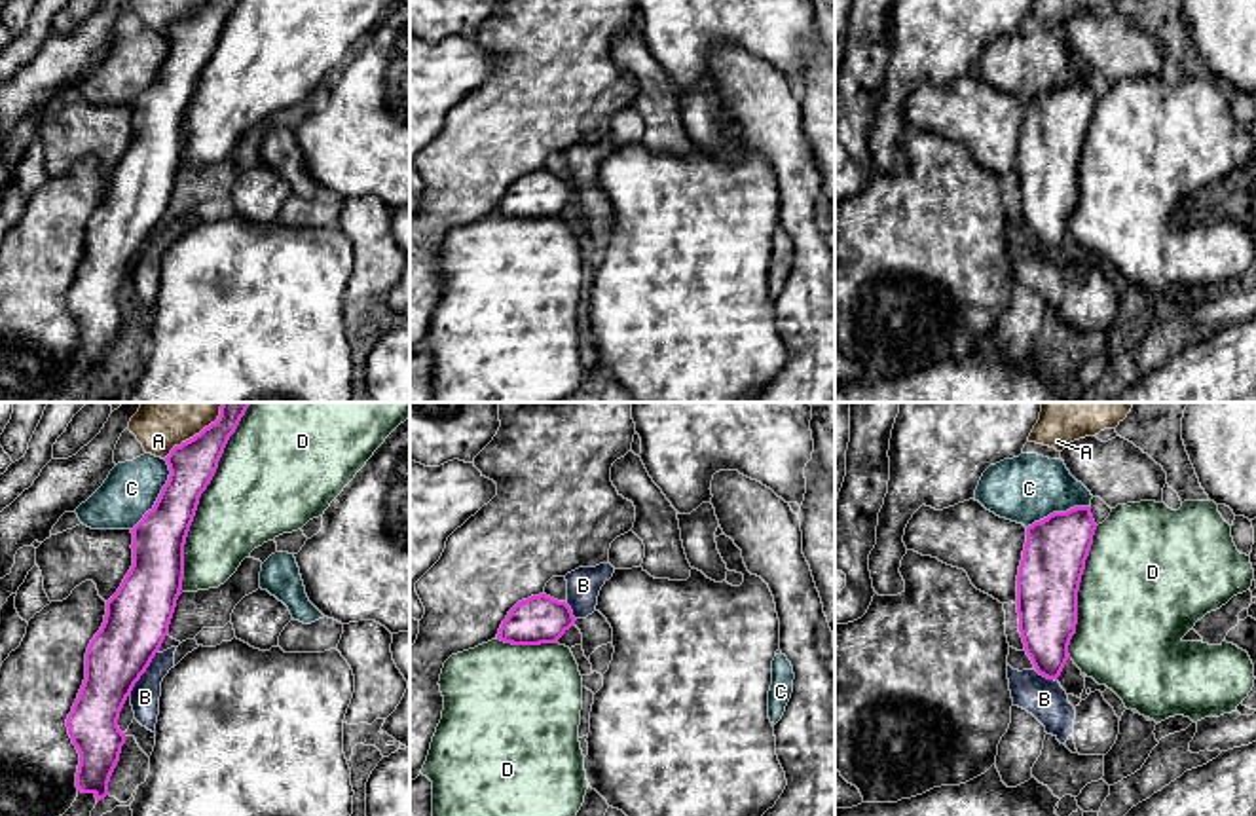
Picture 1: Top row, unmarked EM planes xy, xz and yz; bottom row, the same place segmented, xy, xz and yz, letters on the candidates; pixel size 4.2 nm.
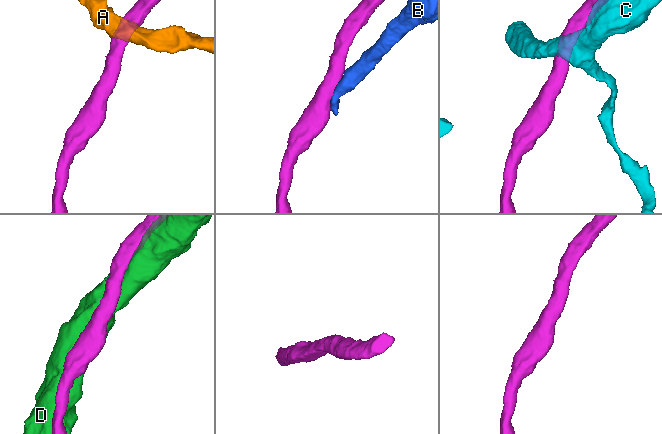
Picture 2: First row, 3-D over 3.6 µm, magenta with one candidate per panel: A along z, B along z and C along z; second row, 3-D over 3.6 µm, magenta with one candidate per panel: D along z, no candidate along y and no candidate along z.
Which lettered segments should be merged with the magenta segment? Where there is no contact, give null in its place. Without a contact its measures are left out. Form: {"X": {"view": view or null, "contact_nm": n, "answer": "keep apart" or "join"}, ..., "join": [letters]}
{"A": {"view": "xy", "contact_nm": 240, "answer": "keep apart"}, "B": {"view": "xy", "contact_nm": 220, "answer": "keep apart"}, "C": {"view": "xy", "contact_nm": 340, "answer": "keep apart"}, "D": {"view": "xy", "contact_nm": 750, "answer": "keep apart"}, "join": []}

